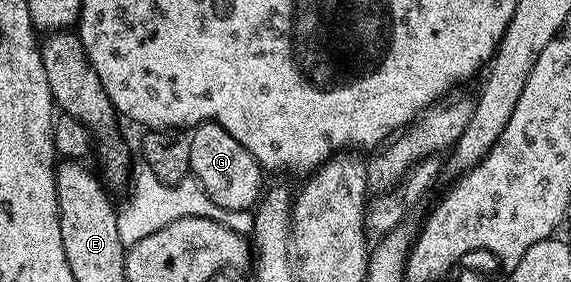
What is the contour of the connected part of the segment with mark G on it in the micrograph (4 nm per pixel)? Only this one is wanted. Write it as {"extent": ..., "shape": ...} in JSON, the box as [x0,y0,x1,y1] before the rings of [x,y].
{"extent":[189,123,263,211],"shape":[[[200,123],[192,128],[189,135],[191,141],[191,175],[199,185],[225,211],[248,211],[256,208],[262,194],[261,175],[263,168],[257,164],[255,157],[223,129],[218,123]]]}

